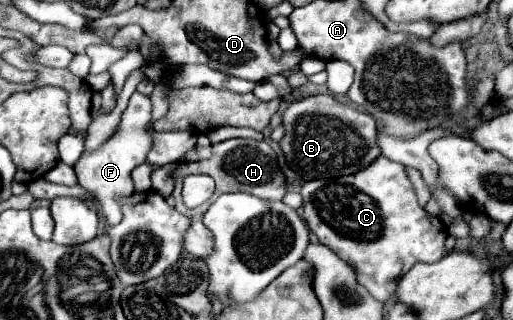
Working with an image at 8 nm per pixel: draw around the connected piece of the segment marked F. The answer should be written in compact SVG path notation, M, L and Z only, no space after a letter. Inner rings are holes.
M135 91L129 99L127 109L123 111L117 133L111 139L107 139L97 151L83 153L81 159L75 163L79 185L95 195L95 199L101 203L101 213L107 217L107 223L111 225L117 225L121 221L121 209L115 197L131 195L135 191L131 171L137 165L145 163L145 157L151 149L151 135L147 133L147 123L151 123L151 101L149 97Z

